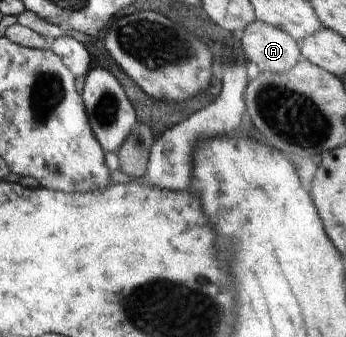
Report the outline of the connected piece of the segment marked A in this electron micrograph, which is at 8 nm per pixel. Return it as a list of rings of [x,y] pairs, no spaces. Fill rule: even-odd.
[[[259,19],[244,29],[240,42],[246,60],[263,72],[289,72],[301,59],[301,46],[290,34]]]

